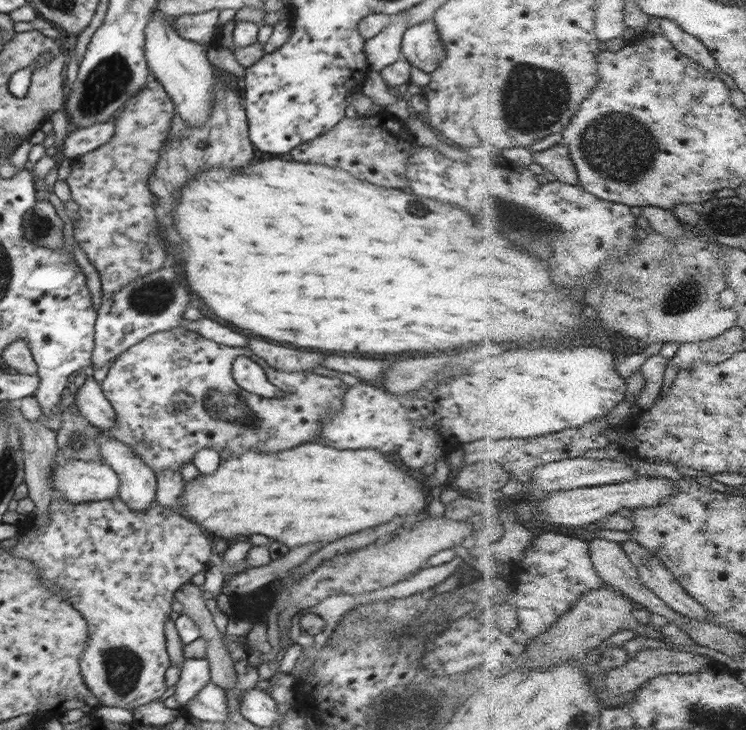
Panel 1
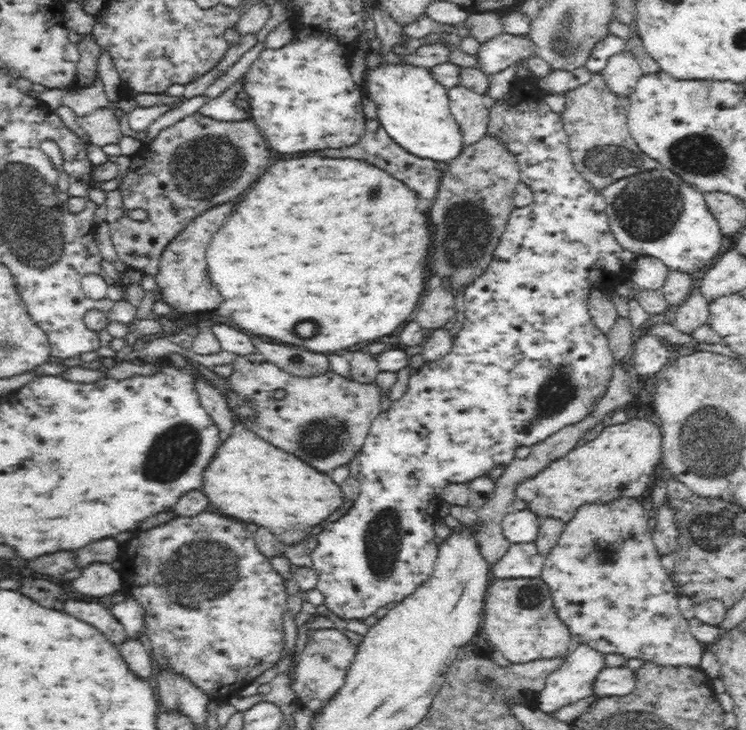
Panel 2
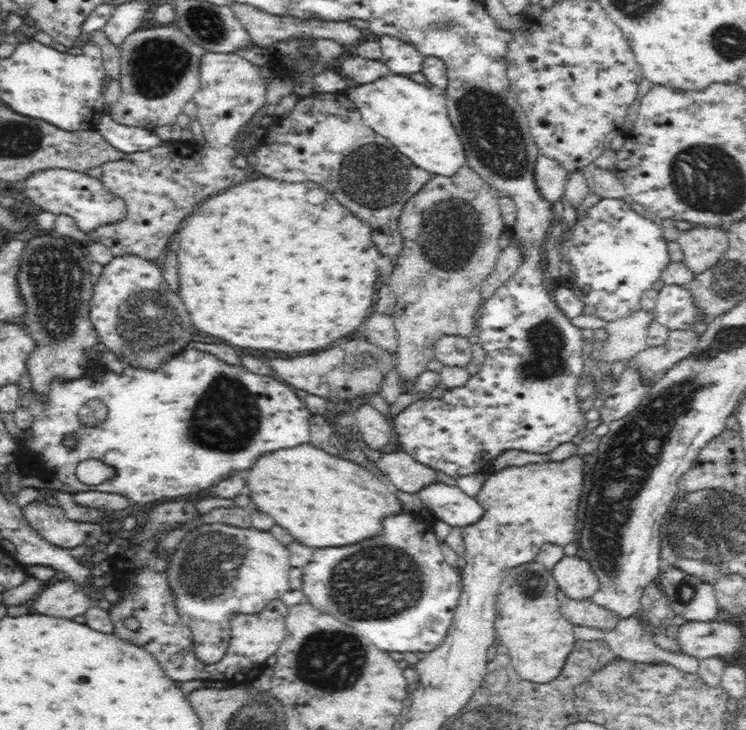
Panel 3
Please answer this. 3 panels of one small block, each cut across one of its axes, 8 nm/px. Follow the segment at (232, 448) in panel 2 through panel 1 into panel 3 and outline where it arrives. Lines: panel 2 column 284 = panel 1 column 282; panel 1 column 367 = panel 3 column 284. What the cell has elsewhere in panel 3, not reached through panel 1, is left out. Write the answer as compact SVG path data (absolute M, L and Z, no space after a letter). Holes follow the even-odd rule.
M310 443L278 450L274 454L262 454L258 462L248 470L246 488L260 512L266 512L274 518L274 522L286 528L300 544L312 548L328 548L328 546L346 546L382 532L382 521L390 515L405 512L395 495L395 488L378 474L367 467L354 463L348 456L330 456L324 450Z

